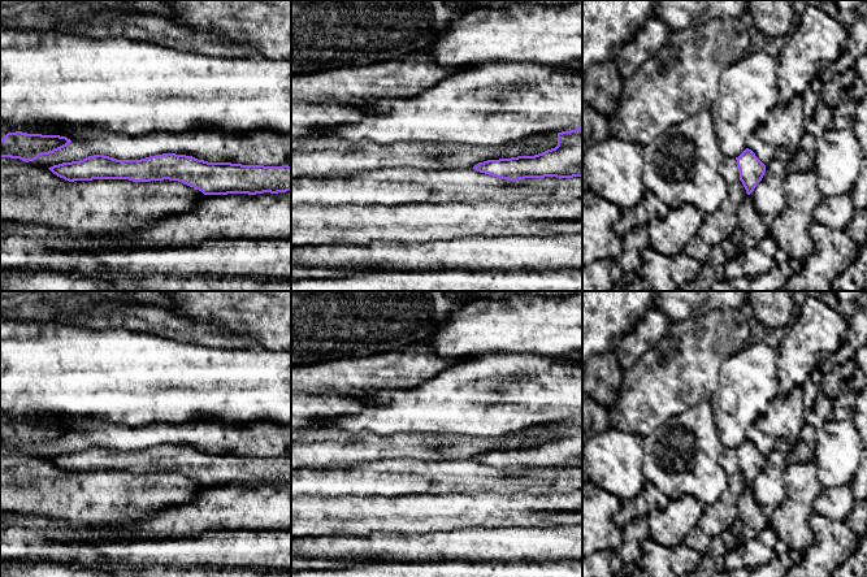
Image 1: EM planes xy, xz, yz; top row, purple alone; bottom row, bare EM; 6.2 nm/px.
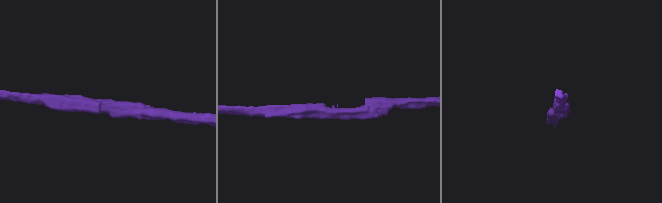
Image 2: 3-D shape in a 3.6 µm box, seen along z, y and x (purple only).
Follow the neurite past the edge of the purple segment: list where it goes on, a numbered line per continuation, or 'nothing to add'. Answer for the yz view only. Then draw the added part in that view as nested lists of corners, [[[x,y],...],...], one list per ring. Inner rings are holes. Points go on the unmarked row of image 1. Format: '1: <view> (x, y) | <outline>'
1: yz (728, 460) | [[[724,448],[719,464],[728,476],[740,472],[740,461],[737,459],[737,451],[734,448]]]

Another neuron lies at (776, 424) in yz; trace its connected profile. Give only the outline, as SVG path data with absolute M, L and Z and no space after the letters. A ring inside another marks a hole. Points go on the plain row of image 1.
M794 386L784 398L776 396L755 425L763 433L783 438L792 446L798 443L806 425L802 386Z

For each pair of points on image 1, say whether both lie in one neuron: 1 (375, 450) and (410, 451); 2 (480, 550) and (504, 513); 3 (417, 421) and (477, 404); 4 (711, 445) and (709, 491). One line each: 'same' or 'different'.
1: same
2: different
3: same
4: same

